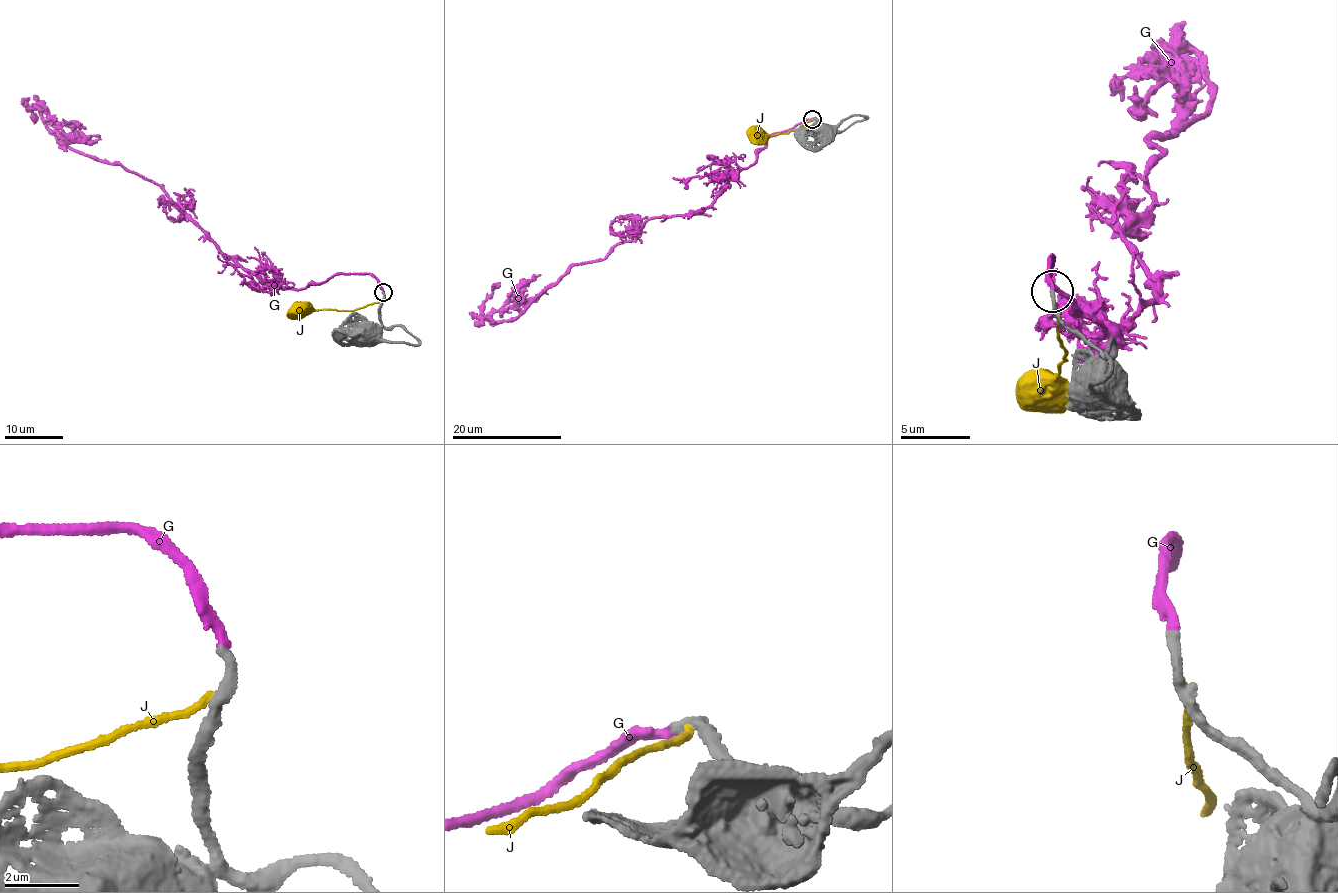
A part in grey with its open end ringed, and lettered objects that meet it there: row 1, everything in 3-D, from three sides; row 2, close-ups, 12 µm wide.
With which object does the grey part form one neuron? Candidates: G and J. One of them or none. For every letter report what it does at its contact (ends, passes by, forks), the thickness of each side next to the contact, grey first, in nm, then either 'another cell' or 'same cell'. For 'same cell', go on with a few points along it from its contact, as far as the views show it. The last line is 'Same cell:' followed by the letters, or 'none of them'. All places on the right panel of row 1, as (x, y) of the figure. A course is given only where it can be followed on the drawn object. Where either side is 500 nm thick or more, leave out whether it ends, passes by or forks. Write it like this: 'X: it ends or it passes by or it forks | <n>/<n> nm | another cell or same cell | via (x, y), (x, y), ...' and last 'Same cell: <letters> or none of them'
G: it ends | 280/300 nm | same cell | via (1051, 290), (1052, 257), (1113, 336), (1154, 294), (1121, 235), (1148, 144), (1191, 117), (1178, 49), (1110, 82)
J: it ends | 320/200 nm | another cell
Same cell: G

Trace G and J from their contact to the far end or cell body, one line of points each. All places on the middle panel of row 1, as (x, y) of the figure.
G: (811, 118), (775, 132), (704, 208), (652, 217), (602, 259), (577, 263), (528, 302), (484, 317), (498, 281)
J: (814, 118), (798, 128), (771, 136), (754, 135)

